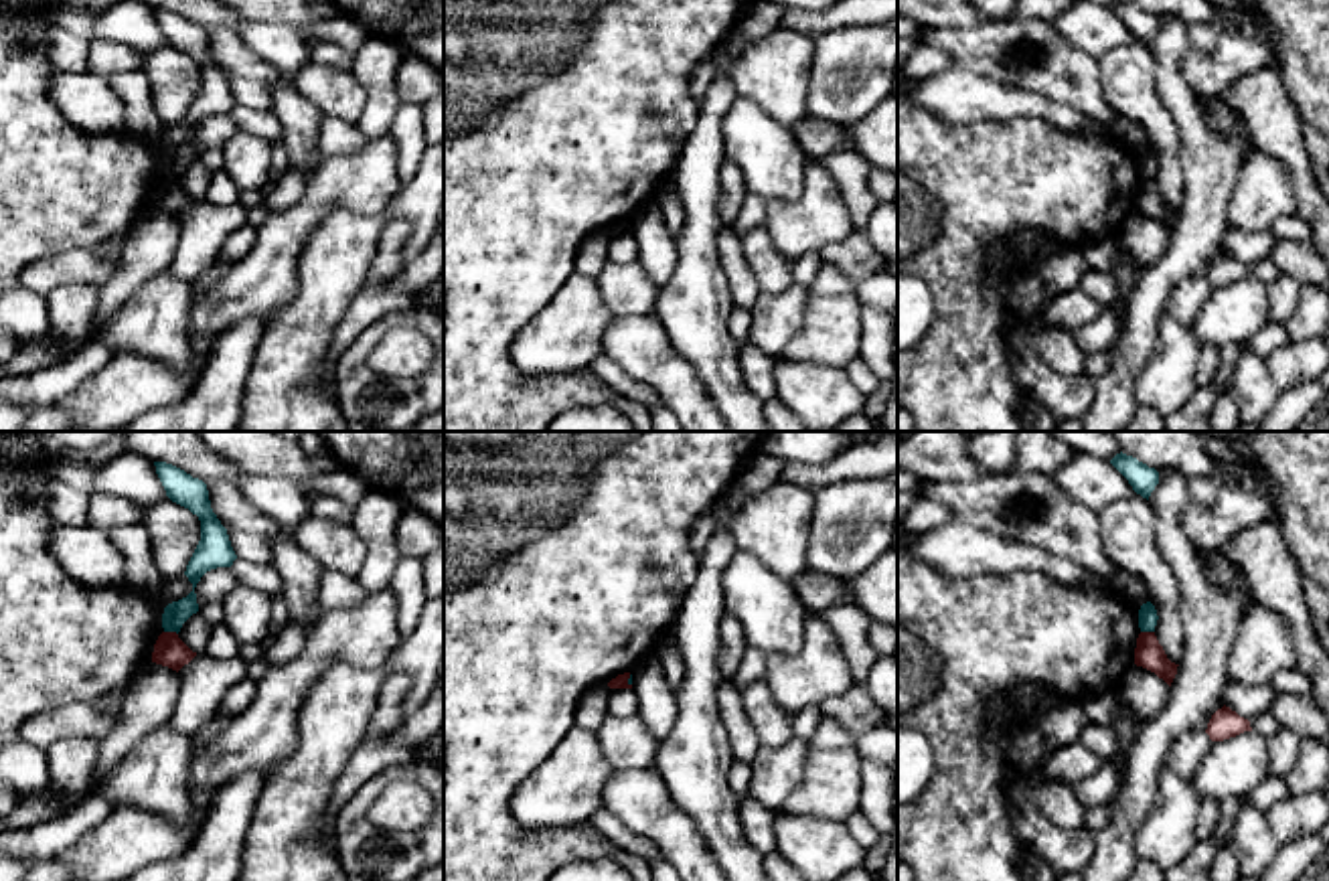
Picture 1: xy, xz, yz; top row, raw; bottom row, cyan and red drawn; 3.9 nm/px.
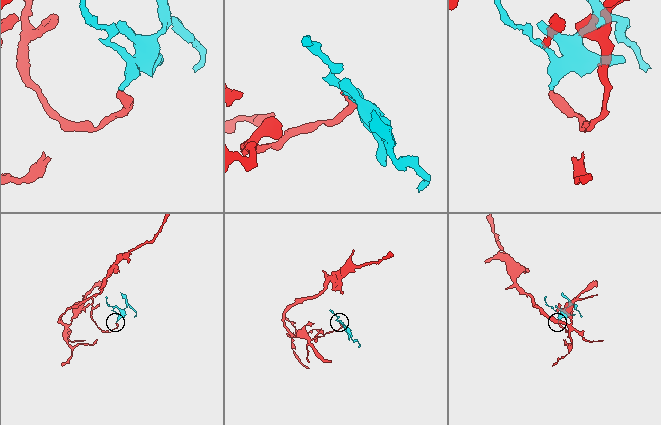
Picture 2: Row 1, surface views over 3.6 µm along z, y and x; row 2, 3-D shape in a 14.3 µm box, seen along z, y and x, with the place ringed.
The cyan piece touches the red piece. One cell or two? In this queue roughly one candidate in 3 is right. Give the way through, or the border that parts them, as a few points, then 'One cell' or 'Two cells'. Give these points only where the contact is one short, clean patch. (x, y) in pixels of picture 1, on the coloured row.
Boundary: xy (165, 630), (177, 634). Two cells

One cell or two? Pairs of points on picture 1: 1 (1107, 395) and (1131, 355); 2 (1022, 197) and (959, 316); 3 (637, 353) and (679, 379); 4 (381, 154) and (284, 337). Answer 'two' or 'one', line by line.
1: one
2: one
3: one
4: two

